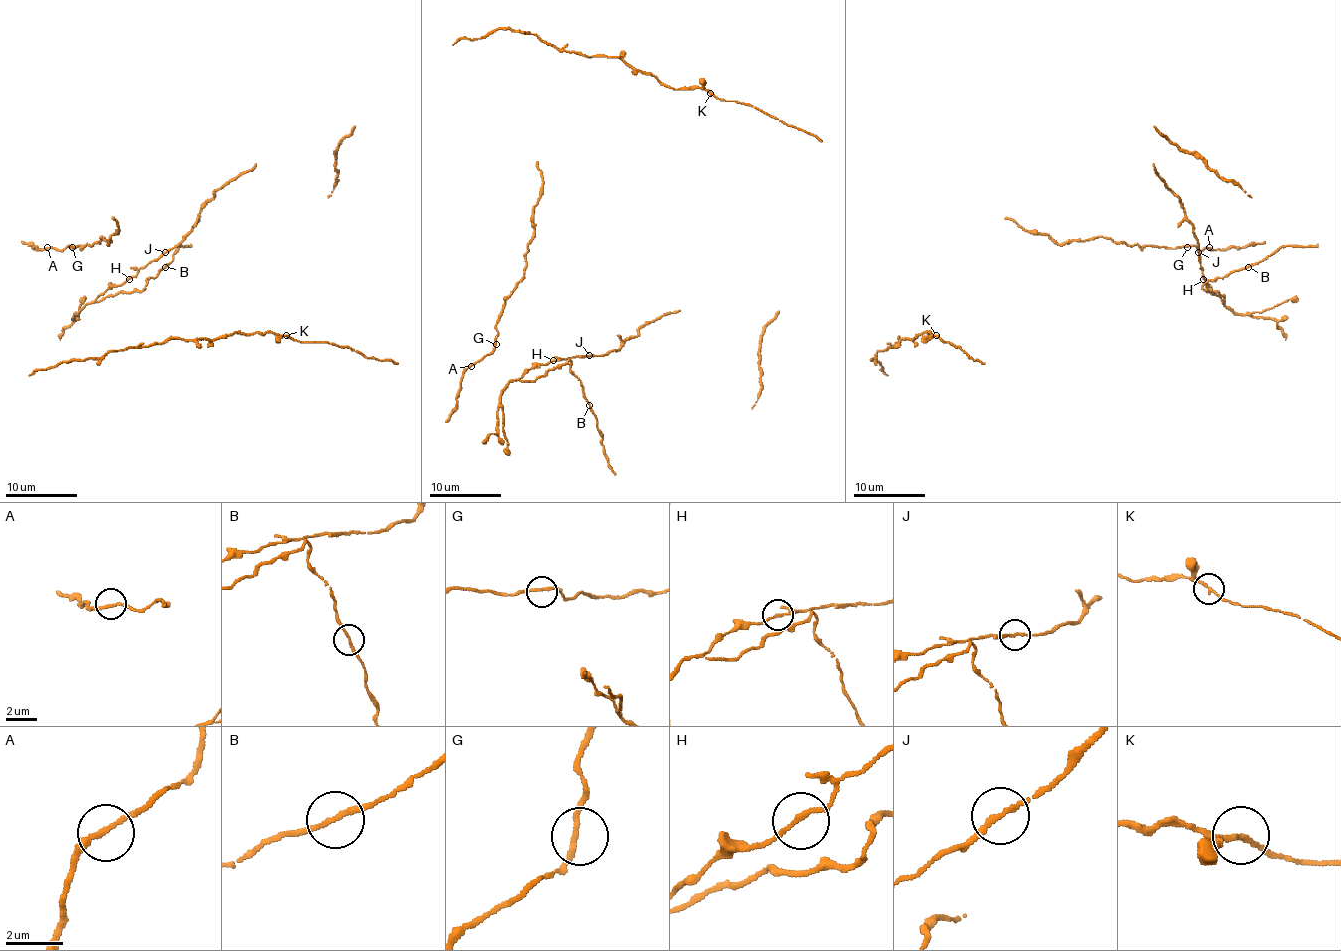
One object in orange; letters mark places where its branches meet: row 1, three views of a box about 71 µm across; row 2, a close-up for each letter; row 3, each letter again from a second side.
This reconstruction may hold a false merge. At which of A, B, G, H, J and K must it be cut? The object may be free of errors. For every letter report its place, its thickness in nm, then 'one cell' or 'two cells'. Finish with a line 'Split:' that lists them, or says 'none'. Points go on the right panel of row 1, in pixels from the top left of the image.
A: at (1209, 247); 180 nm thick; one cell
B: at (1248, 267); 160 nm thick; one cell
G: at (1187, 247); 170 nm thick; one cell
H: at (1203, 279); 150 nm thick; one cell
J: at (1198, 252); 170 nm thick; two cells
K: at (936, 335); 170 nm thick; one cell
Split: J

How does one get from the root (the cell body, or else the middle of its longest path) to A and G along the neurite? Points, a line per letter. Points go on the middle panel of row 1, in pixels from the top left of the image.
A: (526, 262), (524, 276), (505, 301), (496, 325), (498, 335), (494, 348), (471, 366)
G: (526, 262), (524, 276), (505, 301), (496, 325), (496, 344)

